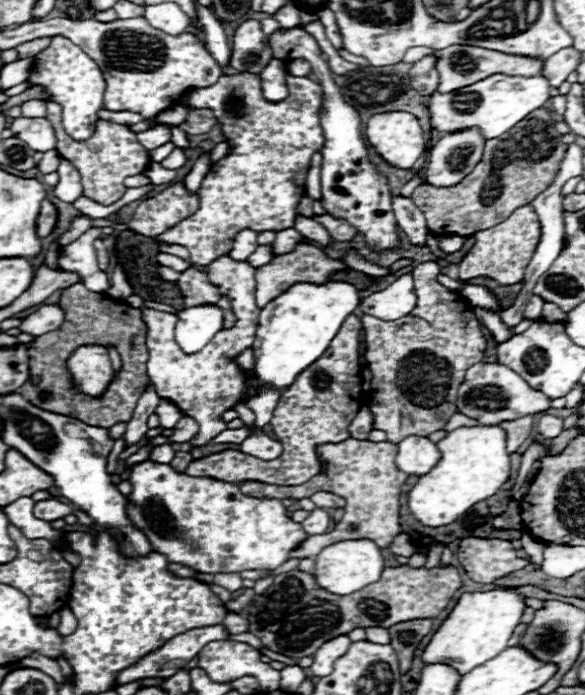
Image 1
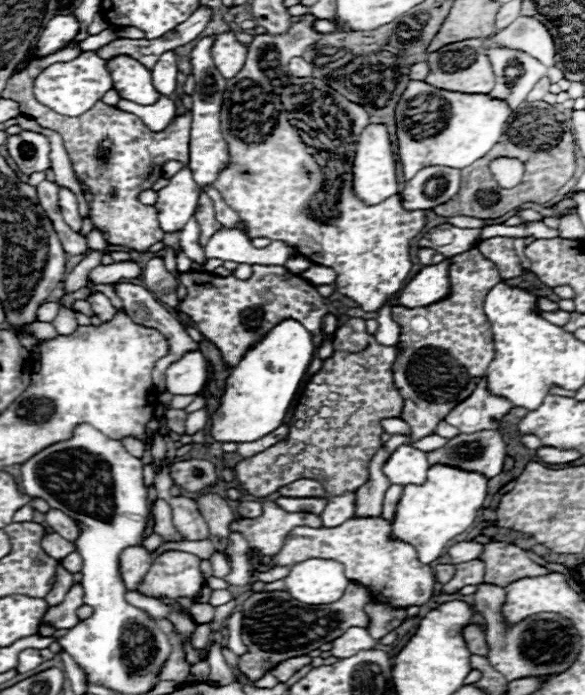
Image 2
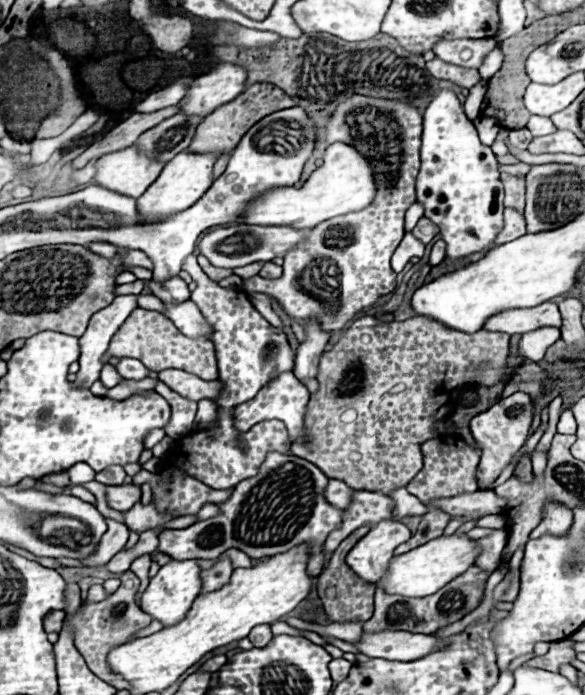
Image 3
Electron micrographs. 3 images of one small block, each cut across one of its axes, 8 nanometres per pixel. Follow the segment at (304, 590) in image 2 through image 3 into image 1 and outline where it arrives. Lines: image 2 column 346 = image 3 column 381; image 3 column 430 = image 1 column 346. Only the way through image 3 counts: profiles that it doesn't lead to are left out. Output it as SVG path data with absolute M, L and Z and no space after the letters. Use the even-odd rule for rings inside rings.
M368 538L342 540L342 542L326 546L316 556L314 578L316 578L316 584L326 588L328 592L352 594L352 592L356 592L356 590L380 580L382 570L384 570L384 556L382 556L382 550L372 540L368 540Z

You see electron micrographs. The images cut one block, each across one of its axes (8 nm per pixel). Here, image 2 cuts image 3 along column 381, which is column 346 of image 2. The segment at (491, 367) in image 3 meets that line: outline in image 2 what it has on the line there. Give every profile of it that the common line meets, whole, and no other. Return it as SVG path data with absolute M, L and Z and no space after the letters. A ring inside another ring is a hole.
M350 318L344 326L340 326L338 332L336 332L336 338L334 338L334 354L332 354L328 360L324 360L322 370L310 380L310 386L308 386L310 390L306 390L306 392L302 394L302 398L300 398L300 402L298 402L298 406L296 406L294 418L292 418L292 422L290 422L290 434L288 434L288 438L286 438L284 442L278 442L276 446L272 446L272 450L268 450L268 452L264 452L264 454L256 454L256 456L252 456L252 458L242 460L242 462L236 464L234 472L236 472L236 480L240 482L242 490L246 490L246 492L252 494L252 496L262 498L262 496L270 496L270 494L278 492L282 486L286 486L286 484L290 484L290 482L294 482L294 480L298 480L298 478L312 478L312 480L318 480L318 482L324 486L324 490L328 492L328 496L338 496L338 494L344 494L344 492L354 492L354 490L358 490L358 488L368 480L368 464L370 464L370 458L372 458L372 454L376 454L376 450L378 450L380 444L382 444L380 436L384 434L384 430L382 430L382 424L380 424L380 422L382 422L384 418L400 418L400 416L402 416L404 398L400 396L400 392L398 392L398 388L396 388L396 384L394 384L394 372L392 372L392 366L394 366L394 362L396 362L396 356L398 356L398 346L382 346L382 344L378 344L376 338L366 332L366 324L364 324L362 318Z

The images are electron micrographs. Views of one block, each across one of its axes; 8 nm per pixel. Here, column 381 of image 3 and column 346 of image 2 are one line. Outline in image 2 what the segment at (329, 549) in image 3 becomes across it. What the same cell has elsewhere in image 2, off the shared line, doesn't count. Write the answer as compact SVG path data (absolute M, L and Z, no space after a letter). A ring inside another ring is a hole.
M348 492L342 496L330 496L328 506L320 514L320 518L326 528L334 528L354 518L354 510L356 510L356 492Z

